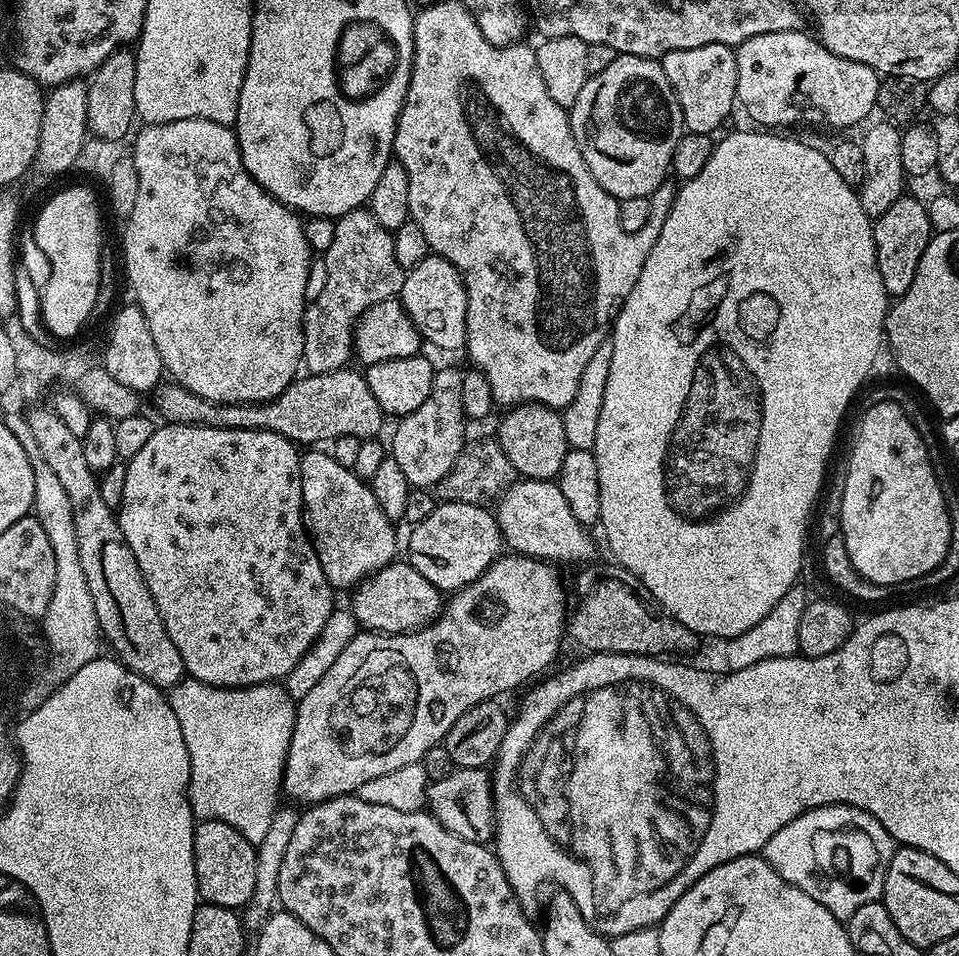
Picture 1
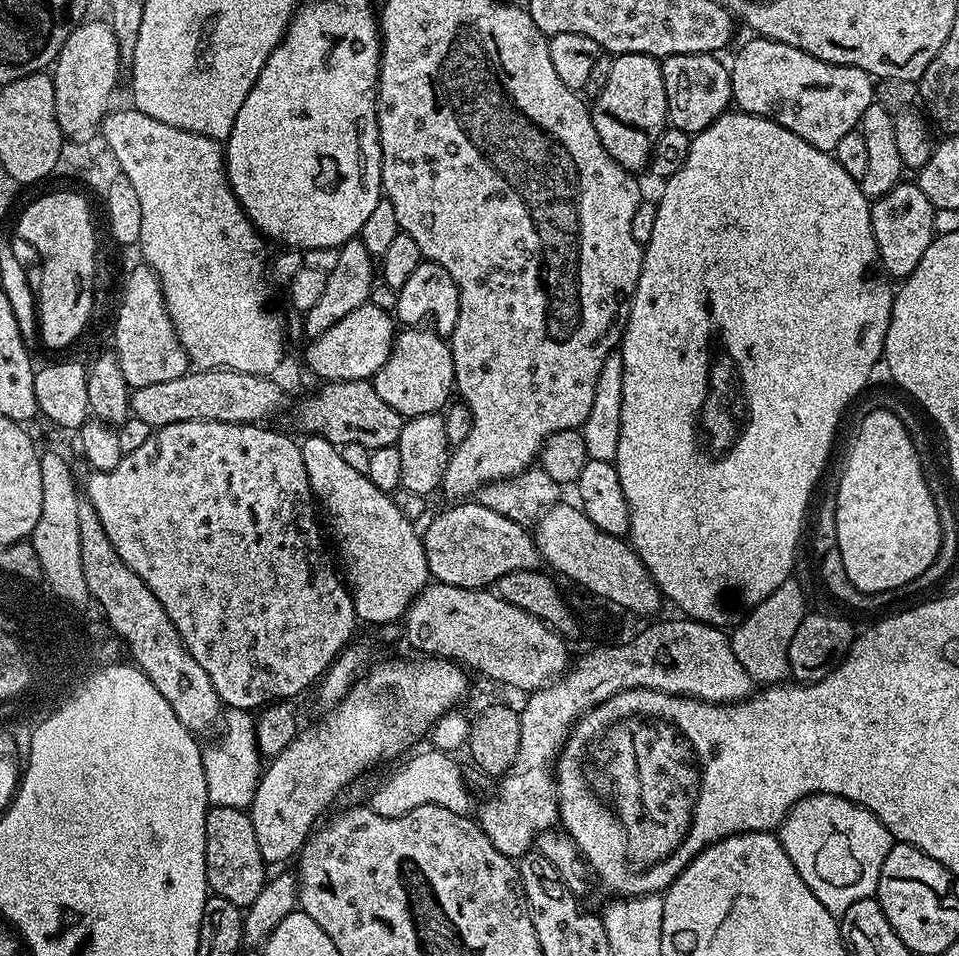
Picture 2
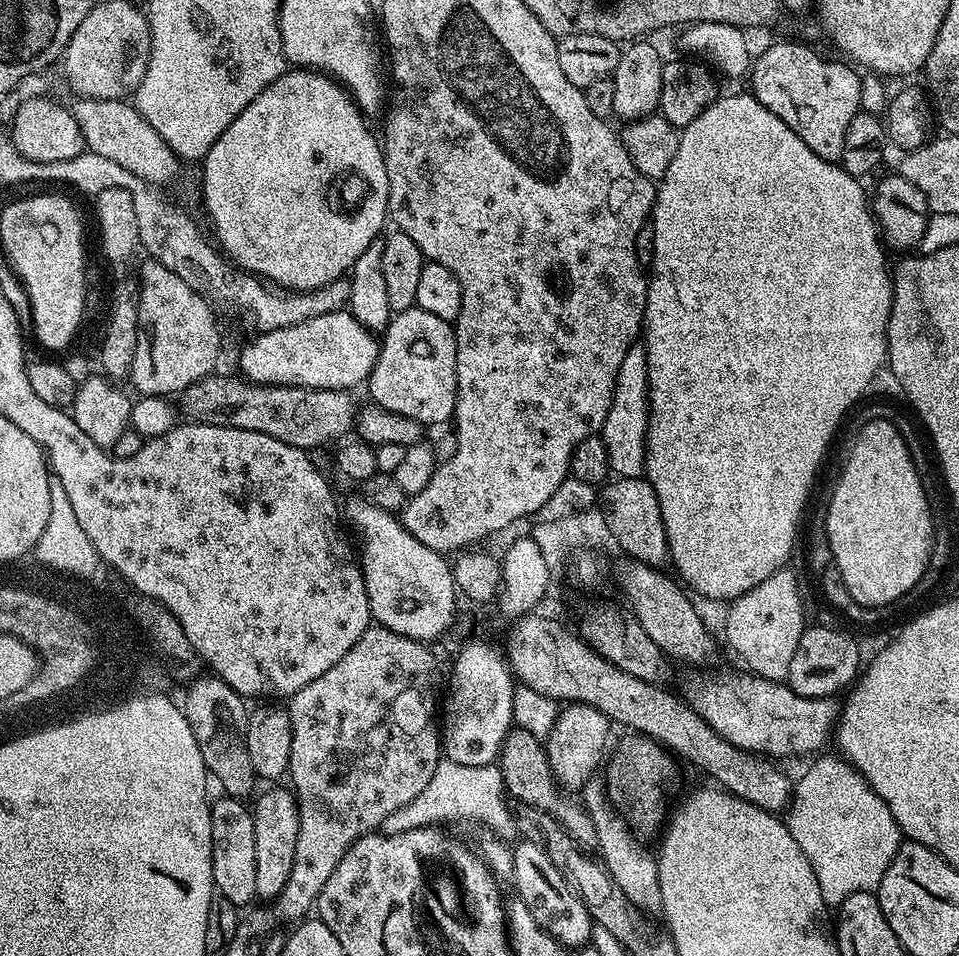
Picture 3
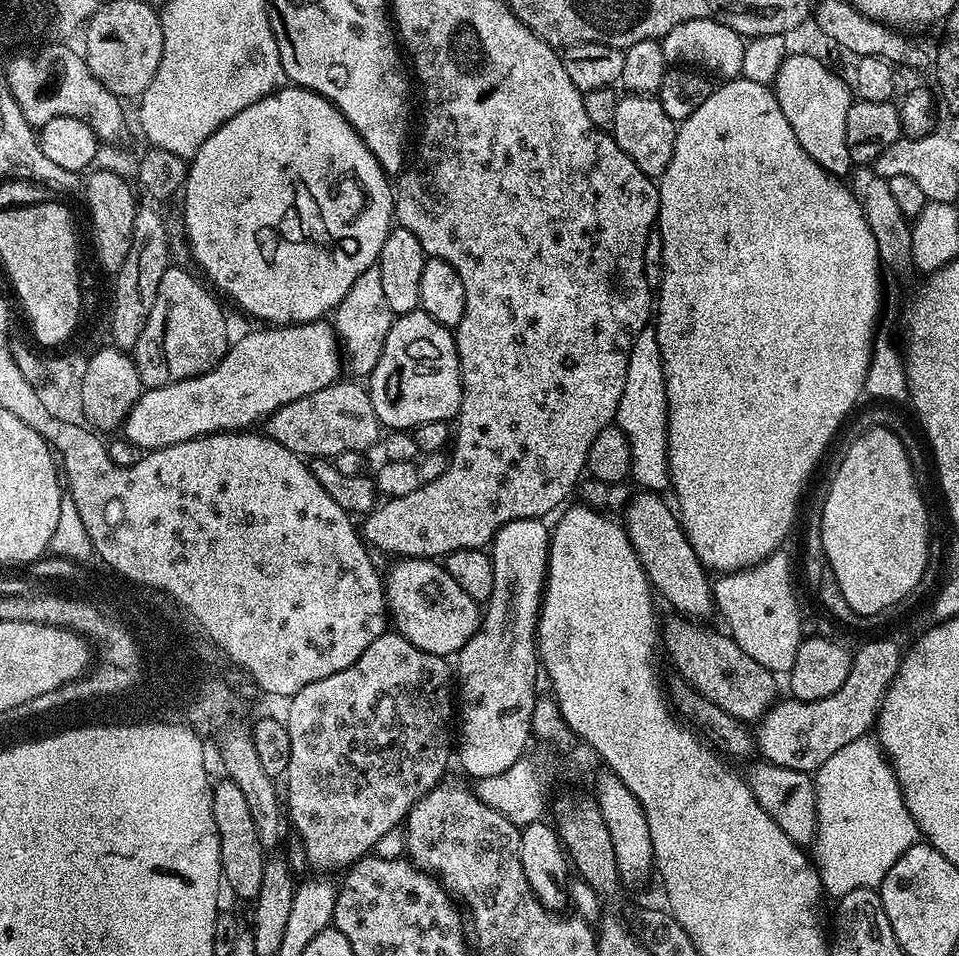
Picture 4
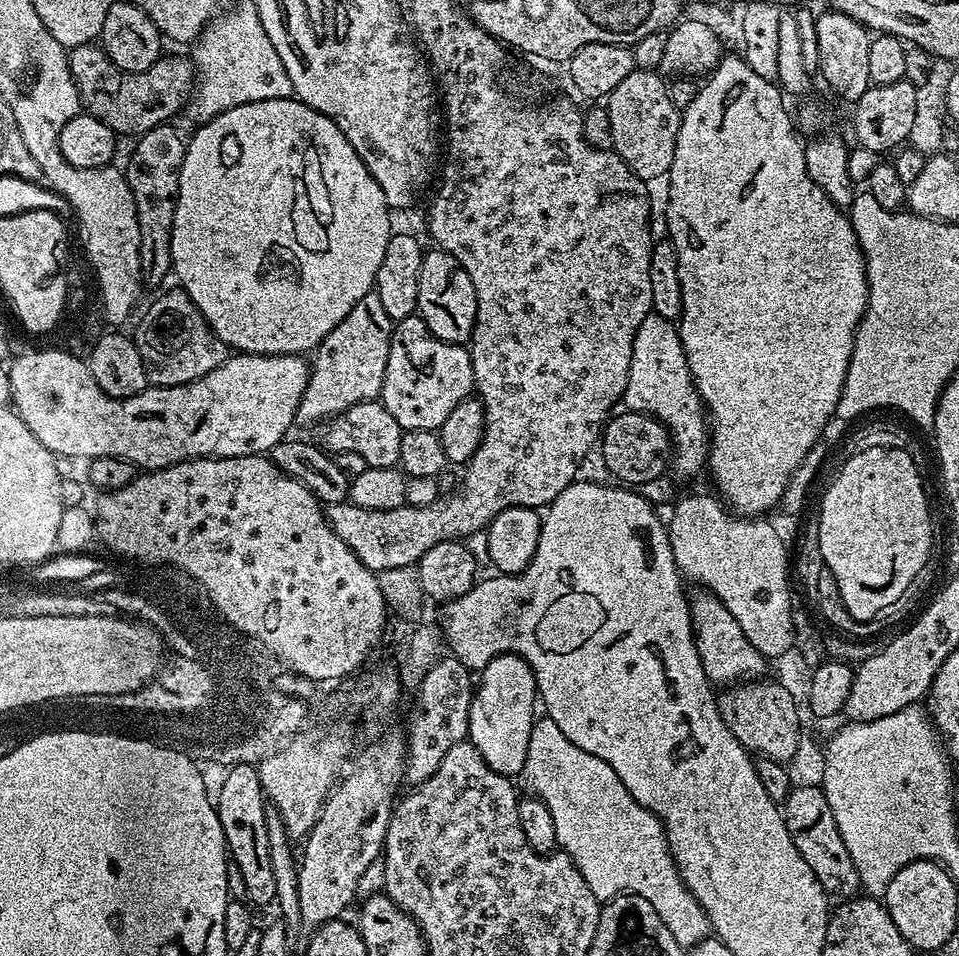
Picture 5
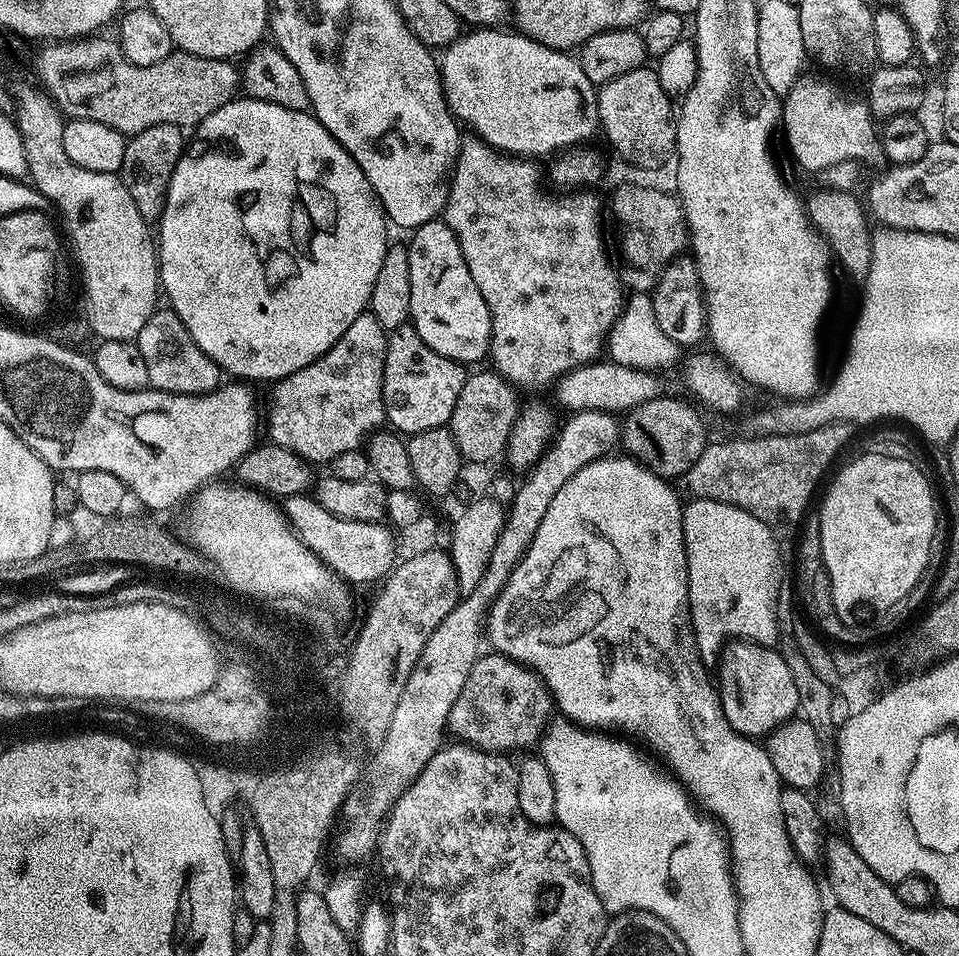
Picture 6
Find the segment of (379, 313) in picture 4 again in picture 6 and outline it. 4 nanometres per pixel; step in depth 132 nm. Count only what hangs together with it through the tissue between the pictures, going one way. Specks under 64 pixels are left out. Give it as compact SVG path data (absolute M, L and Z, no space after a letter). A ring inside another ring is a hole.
M364 311L350 326L346 334L326 350L310 366L302 366L285 380L275 381L272 388L272 409L268 412L268 432L271 443L282 446L303 460L319 466L329 462L346 450L359 449L366 437L385 423L384 415L384 367L388 349L388 332L374 318L371 311Z

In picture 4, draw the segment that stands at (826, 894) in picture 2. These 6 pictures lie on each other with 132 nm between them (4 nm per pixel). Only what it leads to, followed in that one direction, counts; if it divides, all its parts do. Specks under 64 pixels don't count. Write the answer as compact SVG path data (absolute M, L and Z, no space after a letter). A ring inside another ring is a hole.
M859 736L850 746L842 746L814 773L818 802L818 830L814 841L814 863L820 876L820 887L833 898L850 894L859 888L879 889L880 883L890 874L890 866L906 854L917 843L918 829L910 810L905 804L905 796L899 781L886 759L886 752L875 739Z

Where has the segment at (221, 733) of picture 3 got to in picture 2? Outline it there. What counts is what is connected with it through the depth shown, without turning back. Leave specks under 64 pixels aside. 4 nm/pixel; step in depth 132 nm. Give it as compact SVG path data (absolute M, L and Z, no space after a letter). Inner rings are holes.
M82 502L78 506L78 530L78 538L82 541L82 574L86 574L88 594L93 601L97 600L100 603L108 628L119 637L125 649L128 647L132 651L131 663L139 668L142 674L146 674L150 682L154 682L154 690L158 690L158 694L166 698L168 707L176 715L176 719L182 722L182 726L192 734L206 731L222 716L222 705L214 690L214 682L210 682L210 674L206 674L206 670L202 670L202 666L194 662L174 622L170 622L162 602L158 602L158 598L154 598L146 582L142 582L142 578L138 578L138 574L134 574L134 570L130 570L130 566L122 562L118 550L114 550L114 542L110 542L110 538L106 536L106 530L102 528L102 522L92 504Z

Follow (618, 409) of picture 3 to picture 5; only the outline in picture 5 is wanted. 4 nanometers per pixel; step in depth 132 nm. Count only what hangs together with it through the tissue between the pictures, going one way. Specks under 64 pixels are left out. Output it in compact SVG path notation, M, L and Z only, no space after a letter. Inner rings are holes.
M649 312L638 326L622 404L627 411L645 412L664 426L670 437L670 472L677 481L688 480L705 467L710 447L706 409L692 381L677 325L657 312Z

